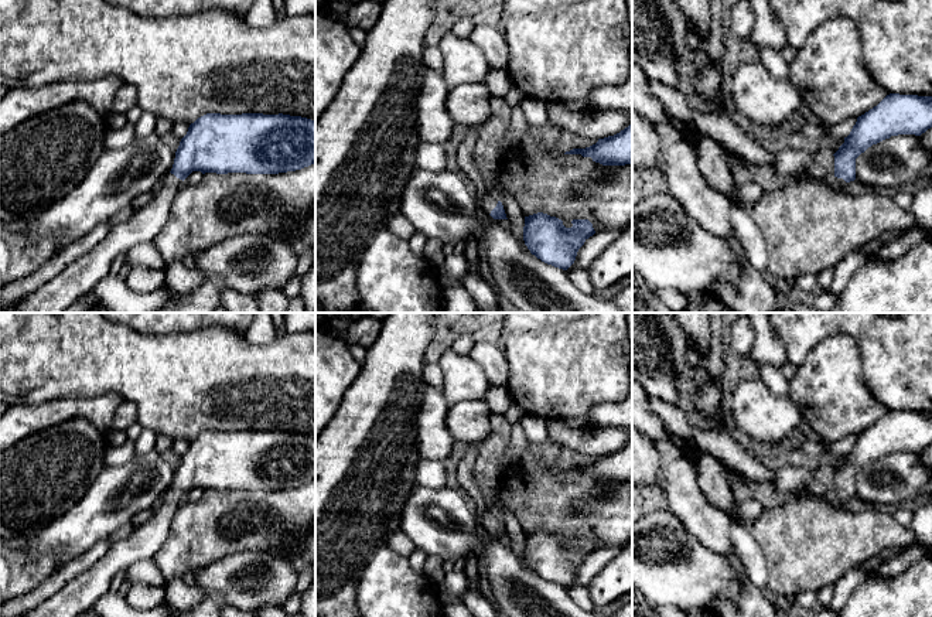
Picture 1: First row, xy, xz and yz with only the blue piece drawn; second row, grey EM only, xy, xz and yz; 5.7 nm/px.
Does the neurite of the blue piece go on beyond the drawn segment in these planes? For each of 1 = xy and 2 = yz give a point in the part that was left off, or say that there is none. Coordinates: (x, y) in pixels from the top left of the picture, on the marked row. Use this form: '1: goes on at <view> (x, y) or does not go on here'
1: goes on at xy (78, 278)
2: goes on at yz (837, 183)

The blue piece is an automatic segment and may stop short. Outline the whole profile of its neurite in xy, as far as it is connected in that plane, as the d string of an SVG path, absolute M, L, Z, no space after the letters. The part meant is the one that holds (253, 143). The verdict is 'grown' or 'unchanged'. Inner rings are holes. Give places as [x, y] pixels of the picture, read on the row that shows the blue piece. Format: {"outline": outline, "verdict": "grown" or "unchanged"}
{"outline": "M206 113L190 125L175 151L171 171L163 178L153 198L143 208L134 211L130 218L112 226L107 235L88 253L69 263L49 282L27 294L16 303L14 313L64 313L79 297L86 294L109 275L116 256L129 249L153 242L170 215L170 207L181 187L181 183L192 173L201 171L228 174L279 174L301 170L315 163L315 122L290 115L221 115Z", "verdict": "grown"}

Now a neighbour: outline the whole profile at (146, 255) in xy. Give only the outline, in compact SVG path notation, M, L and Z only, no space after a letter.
M153 242L140 243L126 252L126 270L134 266L164 269L164 260Z

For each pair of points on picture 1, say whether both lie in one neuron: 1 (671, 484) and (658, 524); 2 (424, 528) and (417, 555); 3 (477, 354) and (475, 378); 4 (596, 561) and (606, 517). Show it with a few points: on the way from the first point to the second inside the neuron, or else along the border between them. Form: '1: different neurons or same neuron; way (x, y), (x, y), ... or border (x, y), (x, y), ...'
1: different neurons; border (668, 511), (690, 535)
2: different neurons; border (416, 546), (427, 555)
3: different neurons; border (467, 355), (481, 367), (491, 384)
4: different neurons; border (617, 545), (596, 549)

